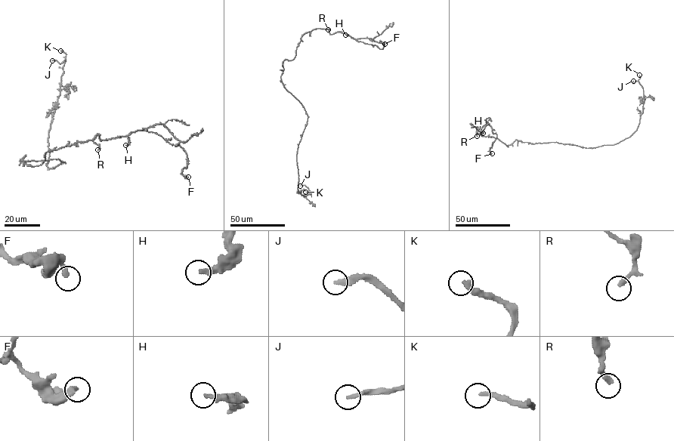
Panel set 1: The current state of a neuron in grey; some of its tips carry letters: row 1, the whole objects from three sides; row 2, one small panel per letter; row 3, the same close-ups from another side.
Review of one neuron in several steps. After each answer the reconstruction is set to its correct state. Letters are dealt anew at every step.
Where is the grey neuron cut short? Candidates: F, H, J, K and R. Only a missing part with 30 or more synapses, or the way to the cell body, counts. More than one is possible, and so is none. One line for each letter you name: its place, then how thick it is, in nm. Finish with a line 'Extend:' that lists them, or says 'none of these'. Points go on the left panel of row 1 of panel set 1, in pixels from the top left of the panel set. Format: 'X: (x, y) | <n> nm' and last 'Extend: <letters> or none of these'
J: (52, 60) | 280 nm
K: (60, 50) | 280 nm
Extend: J, K

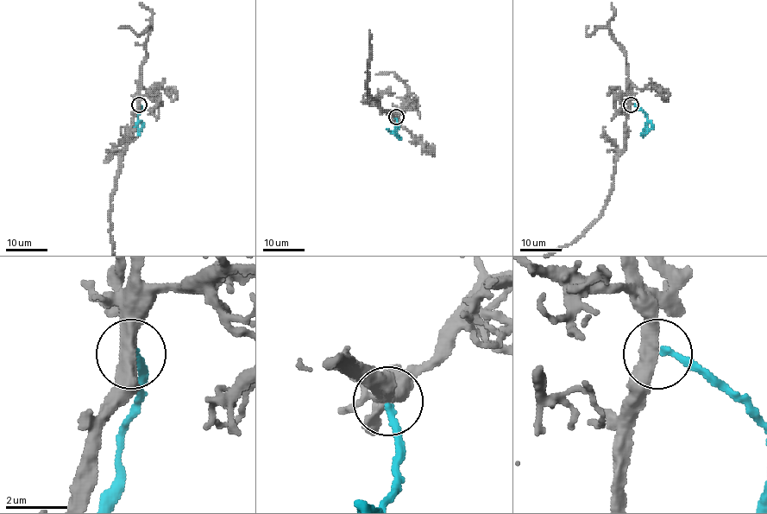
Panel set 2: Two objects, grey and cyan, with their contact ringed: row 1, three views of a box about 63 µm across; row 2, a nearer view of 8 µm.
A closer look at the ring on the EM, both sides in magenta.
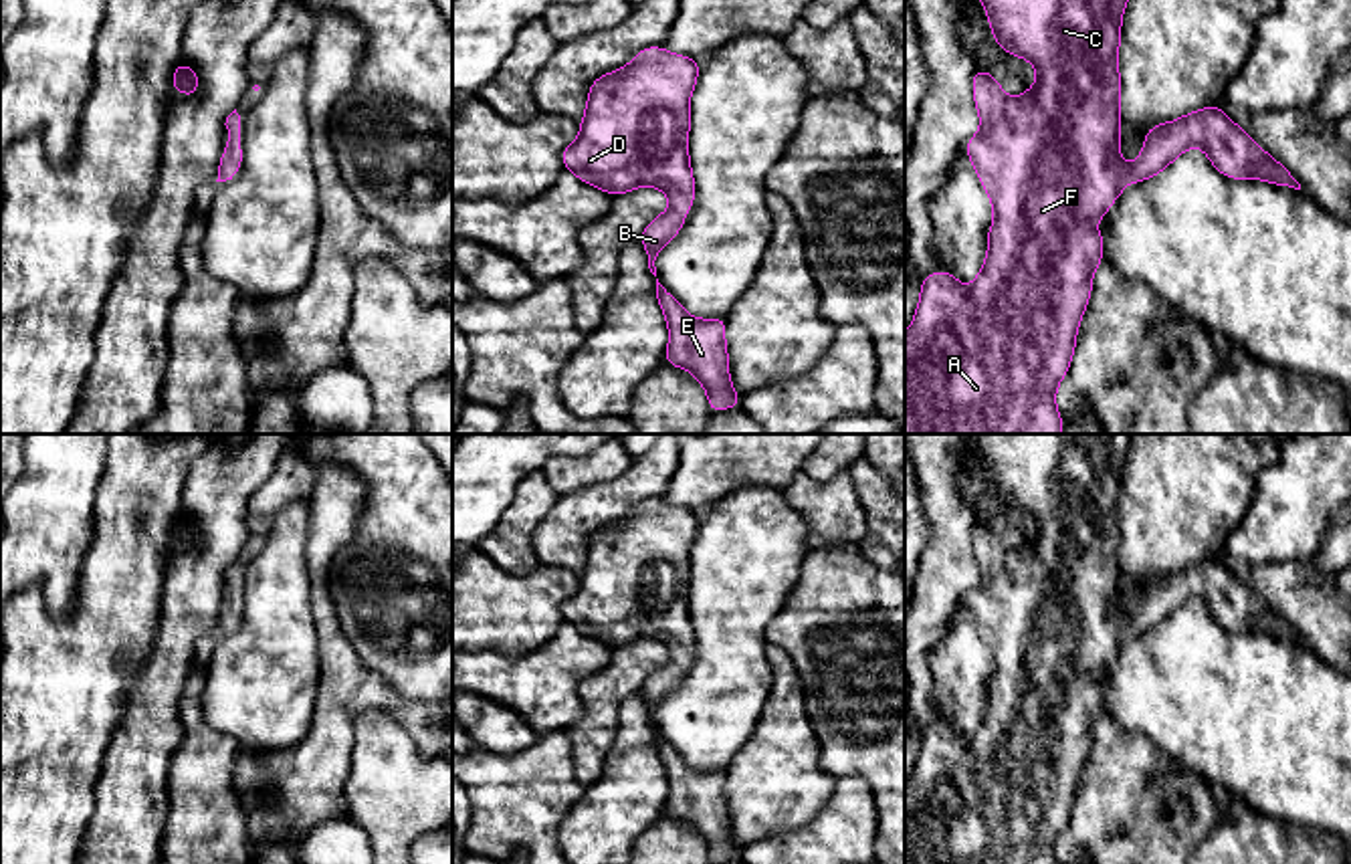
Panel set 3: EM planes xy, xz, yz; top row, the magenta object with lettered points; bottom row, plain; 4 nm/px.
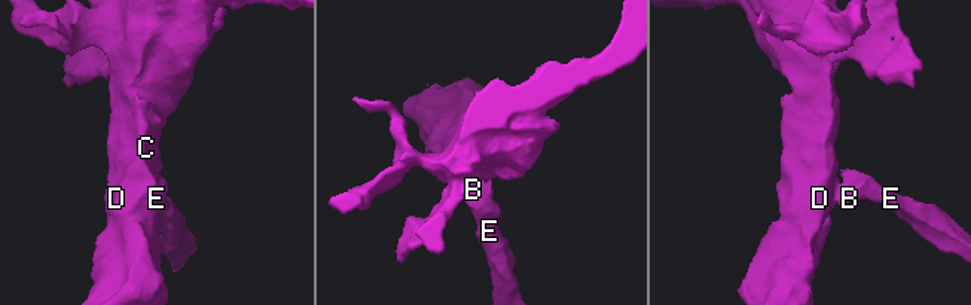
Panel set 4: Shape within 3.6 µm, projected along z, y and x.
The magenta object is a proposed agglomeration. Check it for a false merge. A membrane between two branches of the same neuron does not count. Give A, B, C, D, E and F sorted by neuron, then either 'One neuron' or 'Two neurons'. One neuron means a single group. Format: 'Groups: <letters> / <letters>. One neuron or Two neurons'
Groups: A B C D E F. One neuron

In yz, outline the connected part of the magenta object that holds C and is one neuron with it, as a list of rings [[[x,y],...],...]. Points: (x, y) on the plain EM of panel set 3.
[[[973,434],[994,493],[1008,507],[1030,513],[1036,535],[1010,551],[988,523],[973,523],[973,551],[981,577],[965,596],[965,606],[994,660],[988,709],[967,743],[951,725],[929,725],[923,731],[915,769],[905,785],[905,864],[1058,864],[1056,842],[1074,807],[1093,725],[1103,715],[1103,686],[1095,674],[1105,670],[1129,634],[1157,628],[1185,602],[1202,600],[1228,630],[1256,630],[1301,642],[1292,626],[1216,557],[1153,577],[1137,614],[1131,618],[1121,612],[1119,493],[1131,438],[1133,434]]]

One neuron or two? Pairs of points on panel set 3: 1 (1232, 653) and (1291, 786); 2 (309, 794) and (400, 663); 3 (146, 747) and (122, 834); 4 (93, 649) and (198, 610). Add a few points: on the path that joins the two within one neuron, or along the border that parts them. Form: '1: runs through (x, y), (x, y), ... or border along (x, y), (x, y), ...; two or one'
1: runs through (1232, 685), (1291, 747), (1291, 753); one
2: border along (354, 649), (400, 697), (431, 701); two
3: runs through (134, 770), (132, 812); one
4: border along (164, 578), (158, 630), (142, 669); two

